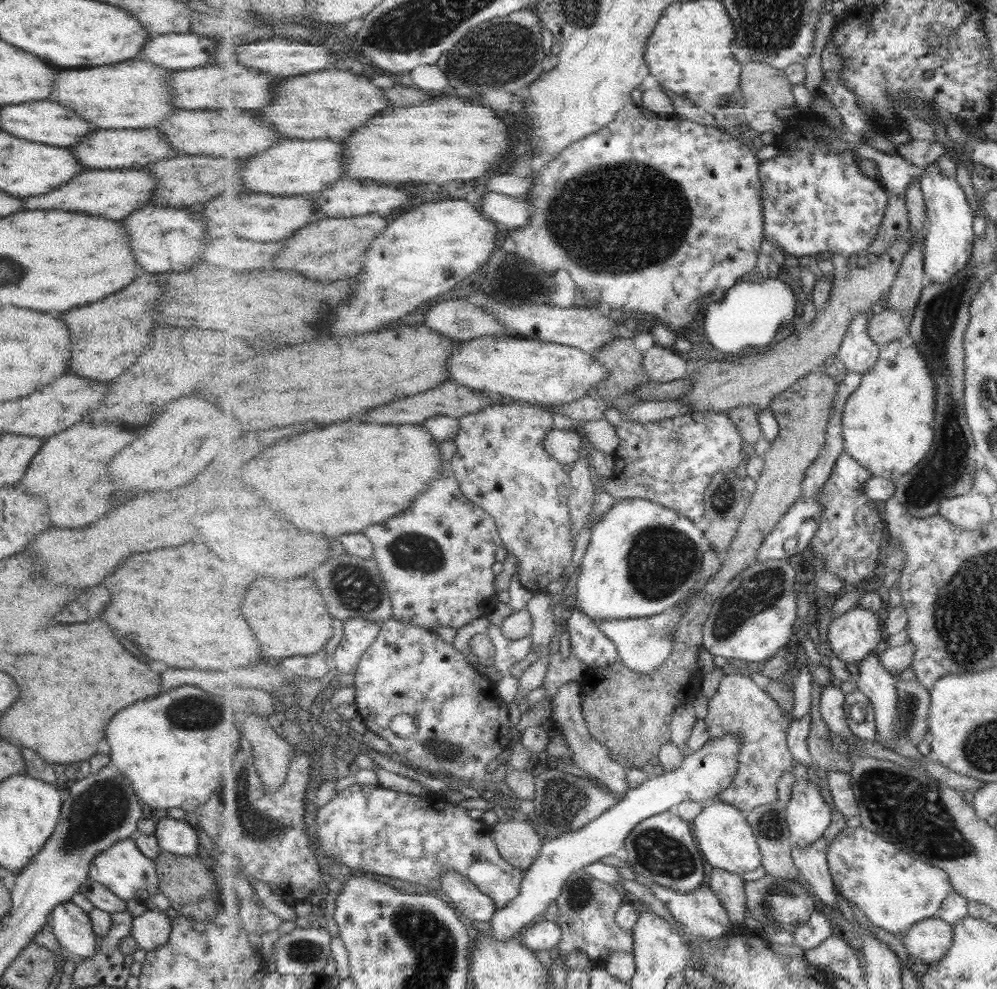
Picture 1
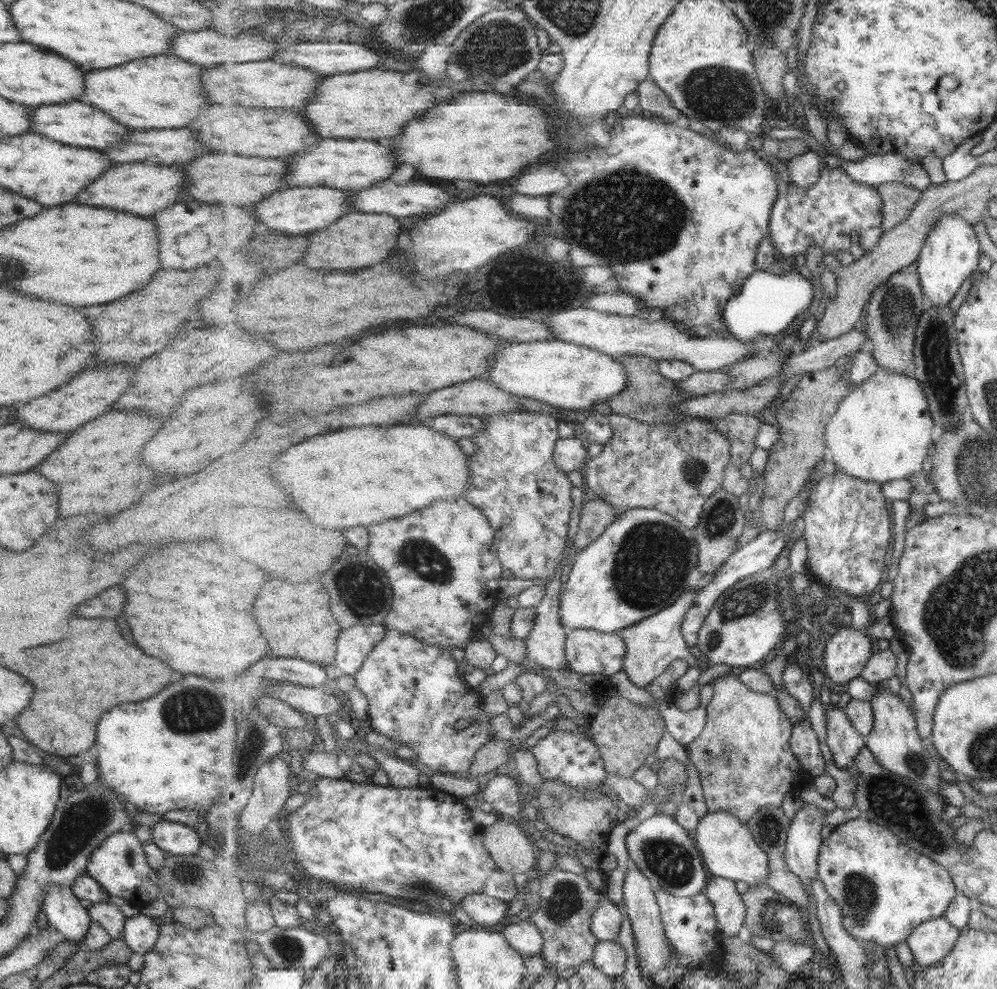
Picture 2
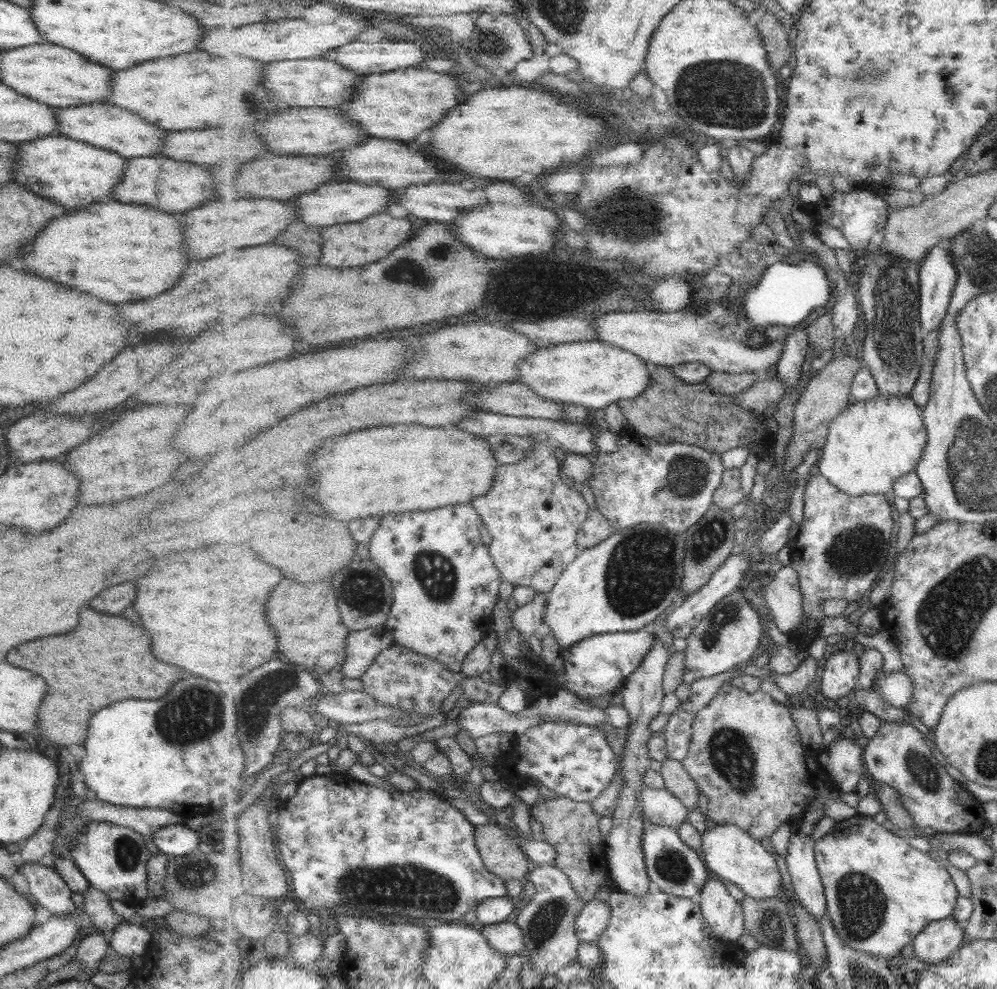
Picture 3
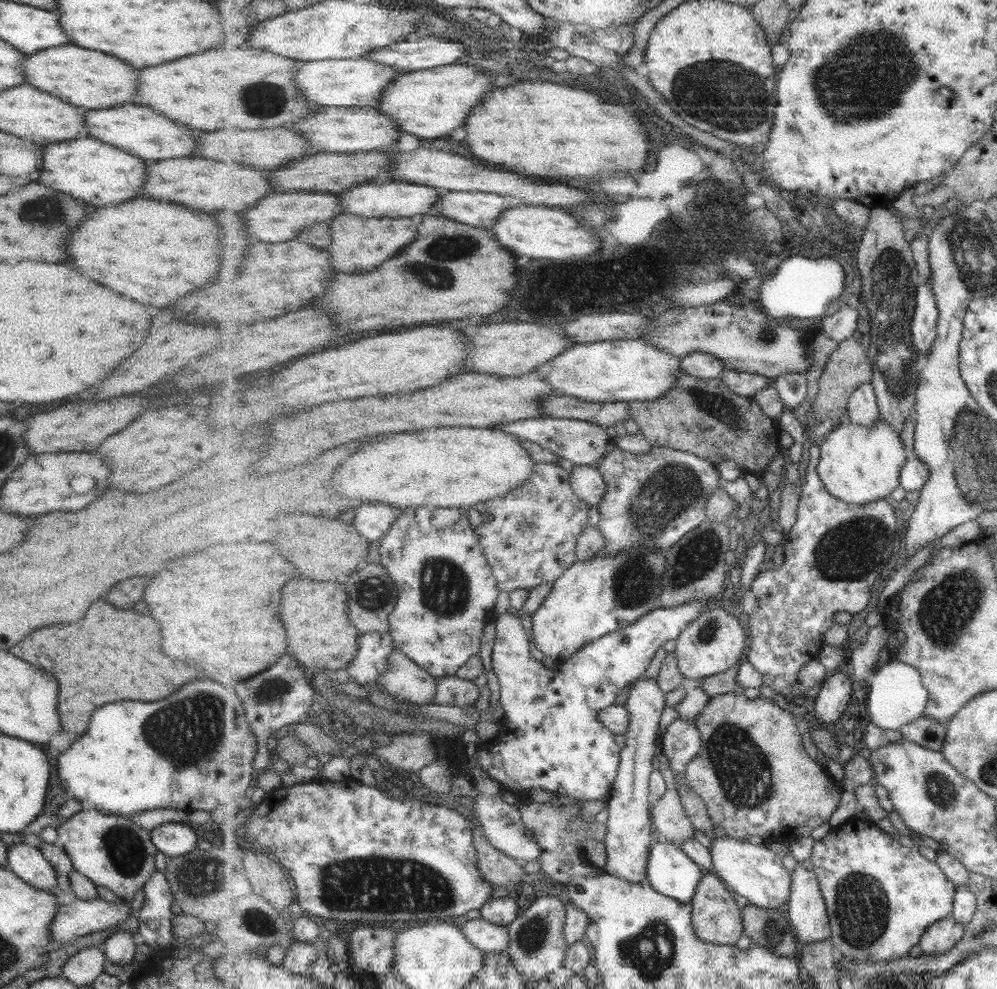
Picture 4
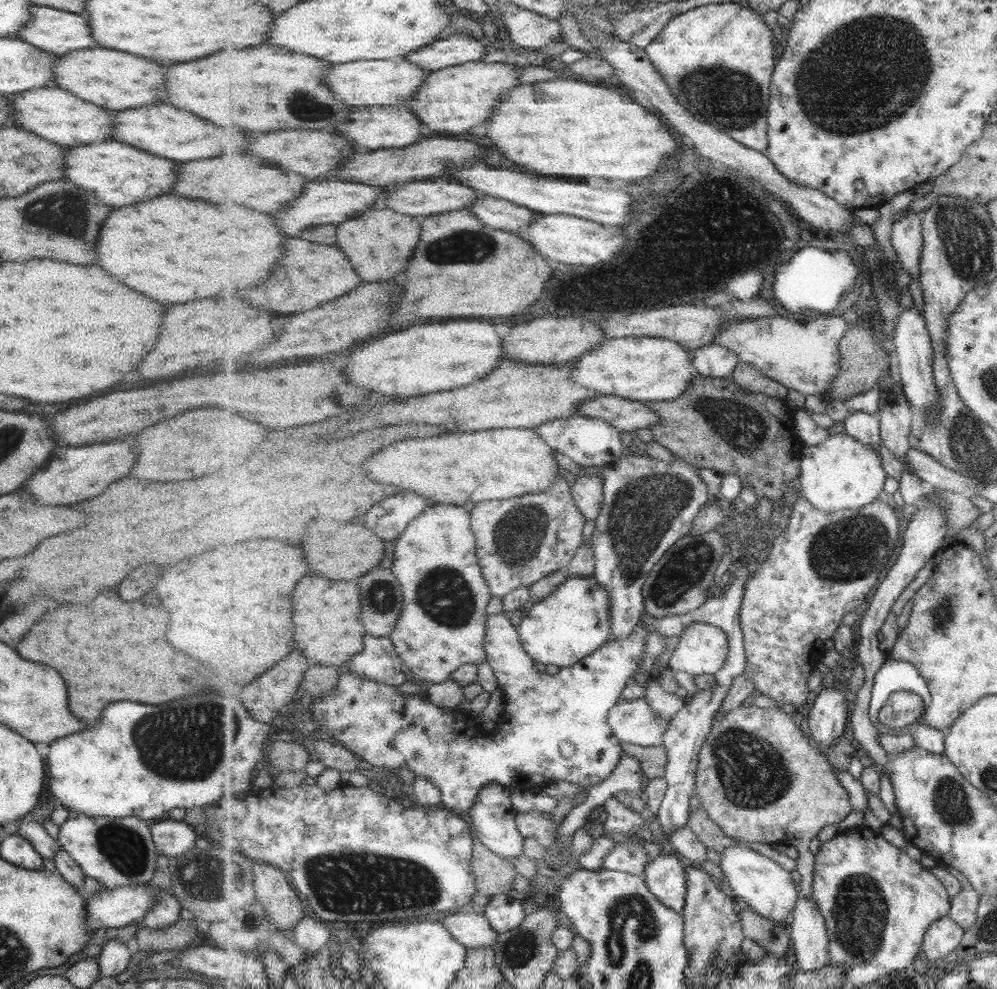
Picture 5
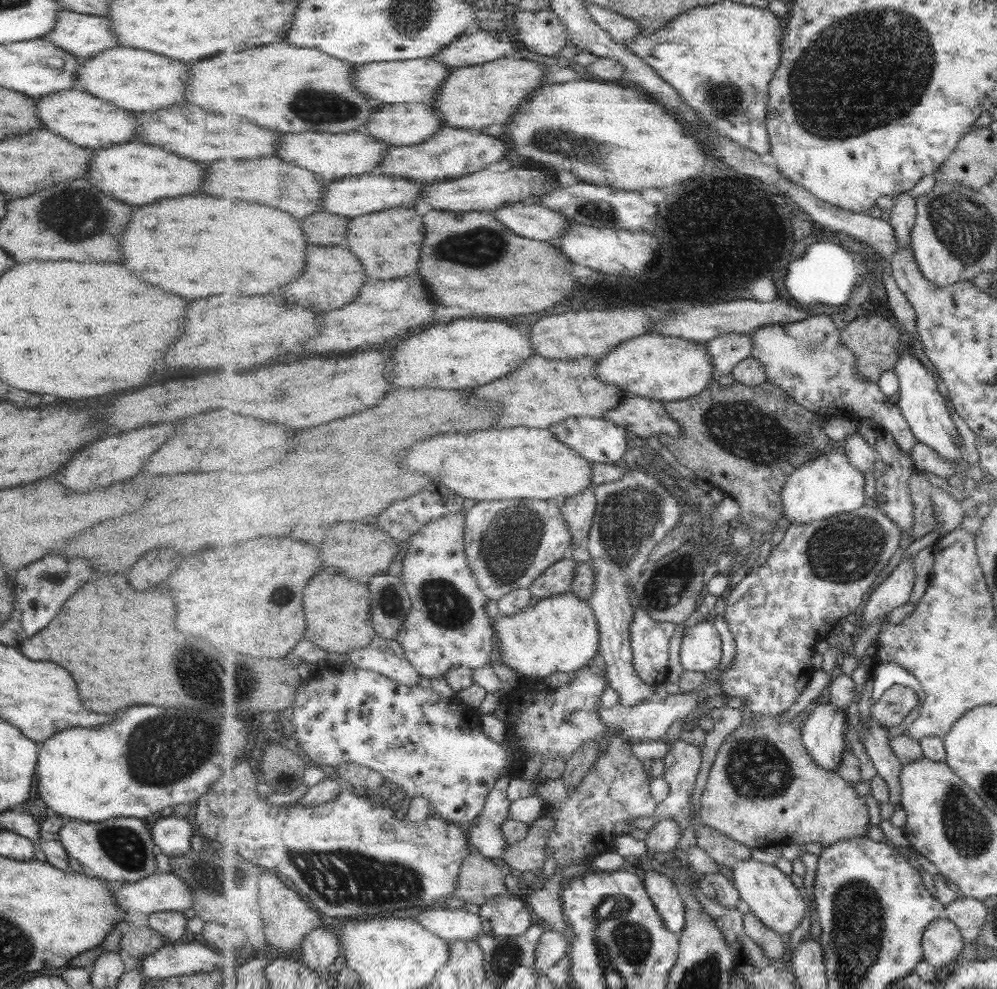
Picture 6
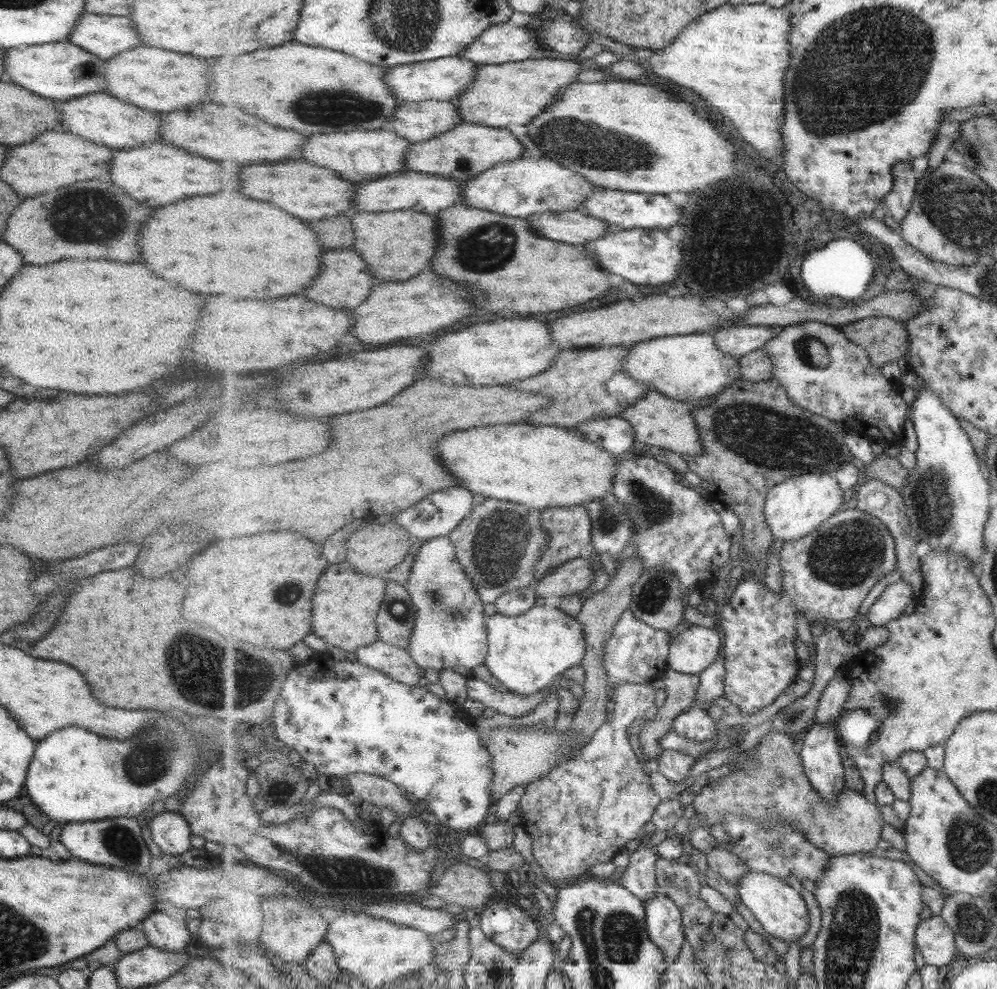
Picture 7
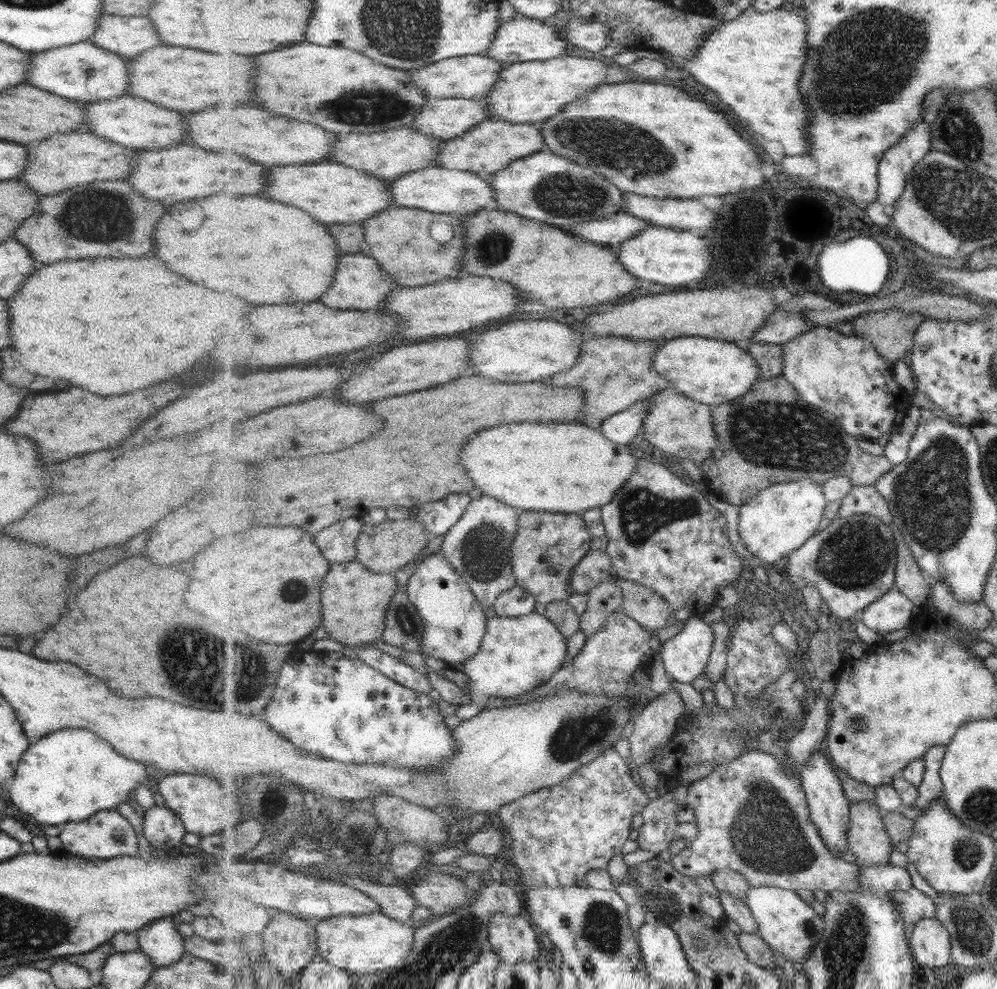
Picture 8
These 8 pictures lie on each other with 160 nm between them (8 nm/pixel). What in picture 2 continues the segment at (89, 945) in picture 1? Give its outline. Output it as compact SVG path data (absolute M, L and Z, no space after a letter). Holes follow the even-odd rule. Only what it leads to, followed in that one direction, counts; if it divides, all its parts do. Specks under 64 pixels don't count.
M51 883L40 900L40 909L47 918L49 926L53 926L67 942L78 944L83 940L90 925L90 918L70 887Z

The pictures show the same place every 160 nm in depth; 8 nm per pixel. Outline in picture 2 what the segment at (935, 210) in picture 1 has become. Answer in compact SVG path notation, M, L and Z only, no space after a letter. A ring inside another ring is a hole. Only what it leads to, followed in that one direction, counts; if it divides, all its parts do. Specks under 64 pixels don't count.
M944 214L930 231L917 261L920 283L928 303L932 303L932 306L947 306L961 290L961 284L978 268L981 255L973 224L958 214Z

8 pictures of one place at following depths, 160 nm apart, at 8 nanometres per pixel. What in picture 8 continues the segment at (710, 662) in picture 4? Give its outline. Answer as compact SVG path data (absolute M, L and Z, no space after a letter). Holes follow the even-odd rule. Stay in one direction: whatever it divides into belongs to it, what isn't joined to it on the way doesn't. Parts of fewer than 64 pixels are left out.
M690 616L682 630L662 645L666 671L675 681L691 685L706 672L714 644L712 625Z

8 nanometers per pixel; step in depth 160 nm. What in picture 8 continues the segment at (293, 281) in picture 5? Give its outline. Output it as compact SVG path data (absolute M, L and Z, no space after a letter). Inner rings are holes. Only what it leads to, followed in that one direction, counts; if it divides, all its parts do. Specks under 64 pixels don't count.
M349 254L338 259L338 274L335 276L335 284L331 286L331 292L323 295L323 304L331 308L341 308L341 310L373 310L382 308L389 296L389 292L394 290L395 279L379 264L375 258L361 256L361 254Z

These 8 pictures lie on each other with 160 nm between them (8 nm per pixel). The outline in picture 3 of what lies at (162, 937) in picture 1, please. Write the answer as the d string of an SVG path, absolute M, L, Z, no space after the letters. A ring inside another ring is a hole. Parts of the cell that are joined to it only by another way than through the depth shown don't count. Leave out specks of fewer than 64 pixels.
M136 921L125 922L113 929L113 936L108 946L117 955L130 959L132 956L140 956L151 942L151 934Z

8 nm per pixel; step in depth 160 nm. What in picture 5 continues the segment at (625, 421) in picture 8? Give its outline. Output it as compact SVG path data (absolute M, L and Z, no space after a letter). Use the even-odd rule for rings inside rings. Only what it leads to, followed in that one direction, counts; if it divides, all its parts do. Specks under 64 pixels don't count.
M573 415L566 419L553 419L535 429L554 451L566 455L581 467L609 466L623 457L621 431L603 419Z

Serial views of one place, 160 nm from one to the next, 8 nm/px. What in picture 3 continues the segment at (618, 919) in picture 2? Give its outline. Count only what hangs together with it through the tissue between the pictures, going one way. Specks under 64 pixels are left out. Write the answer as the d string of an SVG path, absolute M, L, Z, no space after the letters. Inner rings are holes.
M594 898L586 903L577 917L577 937L581 938L581 941L597 942L609 926L609 921L610 906L600 898Z

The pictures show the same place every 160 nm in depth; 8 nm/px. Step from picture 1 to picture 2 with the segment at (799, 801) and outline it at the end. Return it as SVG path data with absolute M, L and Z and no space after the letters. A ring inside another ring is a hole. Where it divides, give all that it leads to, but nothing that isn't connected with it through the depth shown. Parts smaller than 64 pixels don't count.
M800 802L800 809L797 811L790 824L788 841L786 844L785 860L789 868L805 881L811 884L811 880L818 878L818 858L822 847L822 830L825 825L834 827L845 824L850 820L861 817L857 802L851 809L833 809L829 813L821 811L819 807Z

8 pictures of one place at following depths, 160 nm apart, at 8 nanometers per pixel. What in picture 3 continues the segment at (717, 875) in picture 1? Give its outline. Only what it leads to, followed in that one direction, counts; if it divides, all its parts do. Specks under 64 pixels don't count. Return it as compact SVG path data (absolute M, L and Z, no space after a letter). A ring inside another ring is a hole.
M721 879L708 880L698 900L715 937L737 943L746 934L742 903L729 894Z

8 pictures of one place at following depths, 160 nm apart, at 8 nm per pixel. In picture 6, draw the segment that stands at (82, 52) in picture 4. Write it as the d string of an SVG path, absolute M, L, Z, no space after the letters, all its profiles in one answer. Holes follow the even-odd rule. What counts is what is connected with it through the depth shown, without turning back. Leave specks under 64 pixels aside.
M109 47L93 58L81 60L77 89L129 112L154 112L183 100L187 84L187 64L131 47Z

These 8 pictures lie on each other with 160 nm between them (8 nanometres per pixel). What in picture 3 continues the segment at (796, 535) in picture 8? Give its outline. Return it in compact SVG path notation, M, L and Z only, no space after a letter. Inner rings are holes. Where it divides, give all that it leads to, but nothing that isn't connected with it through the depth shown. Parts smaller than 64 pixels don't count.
M880 392L875 398L856 402L854 400L837 416L830 426L826 445L819 453L817 471L831 484L851 496L893 494L893 486L901 477L916 472L925 447L927 427L923 422L923 407L917 406L910 396L896 396Z

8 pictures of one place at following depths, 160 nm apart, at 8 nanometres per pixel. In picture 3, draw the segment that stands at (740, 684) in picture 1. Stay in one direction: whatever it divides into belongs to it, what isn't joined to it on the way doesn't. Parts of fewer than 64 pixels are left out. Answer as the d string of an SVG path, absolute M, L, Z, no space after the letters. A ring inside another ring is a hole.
M730 682L725 683L717 696L697 712L693 721L690 751L682 763L698 784L698 789L709 801L708 816L716 825L736 824L751 836L767 841L769 836L785 822L796 826L799 818L811 808L813 802L822 802L824 812L836 822L850 819L859 814L856 807L848 806L839 798L839 790L817 782L817 762L811 760L811 754L805 750L800 732L789 709L773 700L773 696L760 690L754 693L737 688Z

